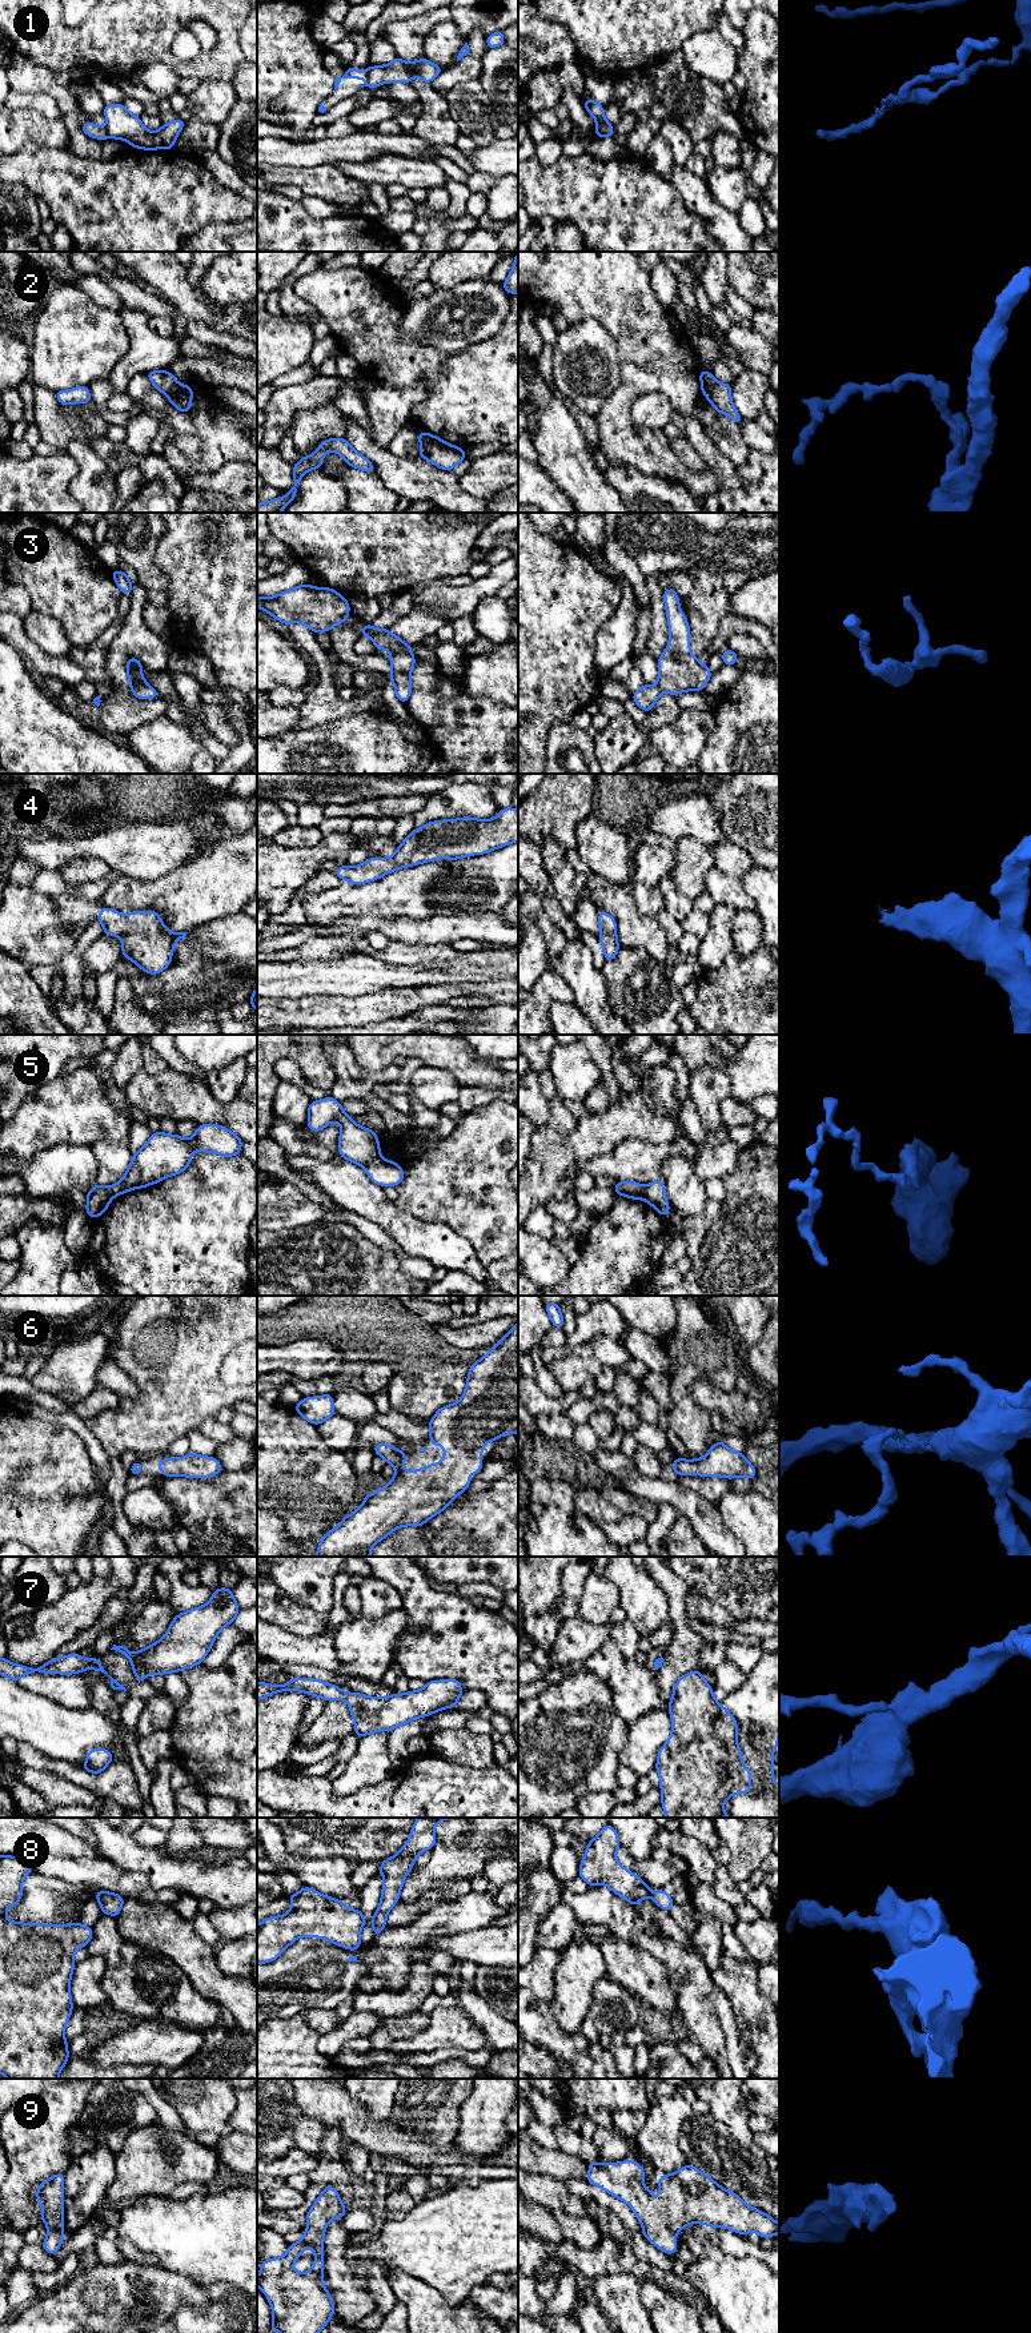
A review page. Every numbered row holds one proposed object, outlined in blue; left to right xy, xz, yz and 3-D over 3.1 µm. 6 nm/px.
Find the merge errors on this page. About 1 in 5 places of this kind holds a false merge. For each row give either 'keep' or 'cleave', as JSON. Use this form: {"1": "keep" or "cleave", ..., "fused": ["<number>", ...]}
{"1": "cleave", "2": "cleave", "3": "keep", "4": "keep", "5": "keep", "6": "keep", "7": "keep", "8": "cleave", "9": "keep", "fused": ["1", "2", "8"]}

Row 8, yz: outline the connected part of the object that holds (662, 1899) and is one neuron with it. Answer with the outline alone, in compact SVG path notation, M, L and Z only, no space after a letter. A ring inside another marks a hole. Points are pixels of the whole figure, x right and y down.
M662 1888L657 1890L655 1895L653 1894L653 1890L651 1890L650 1896L653 1902L666 1912L671 1908L673 1902L674 1902L674 1899Z

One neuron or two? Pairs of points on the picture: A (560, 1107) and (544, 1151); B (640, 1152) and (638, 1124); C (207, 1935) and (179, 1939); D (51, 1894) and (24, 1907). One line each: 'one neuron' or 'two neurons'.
A: one neuron
B: two neurons
C: two neurons
D: one neuron

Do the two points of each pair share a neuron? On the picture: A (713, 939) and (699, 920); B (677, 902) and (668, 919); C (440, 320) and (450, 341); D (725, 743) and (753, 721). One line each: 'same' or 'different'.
A: different
B: different
C: same
D: same

